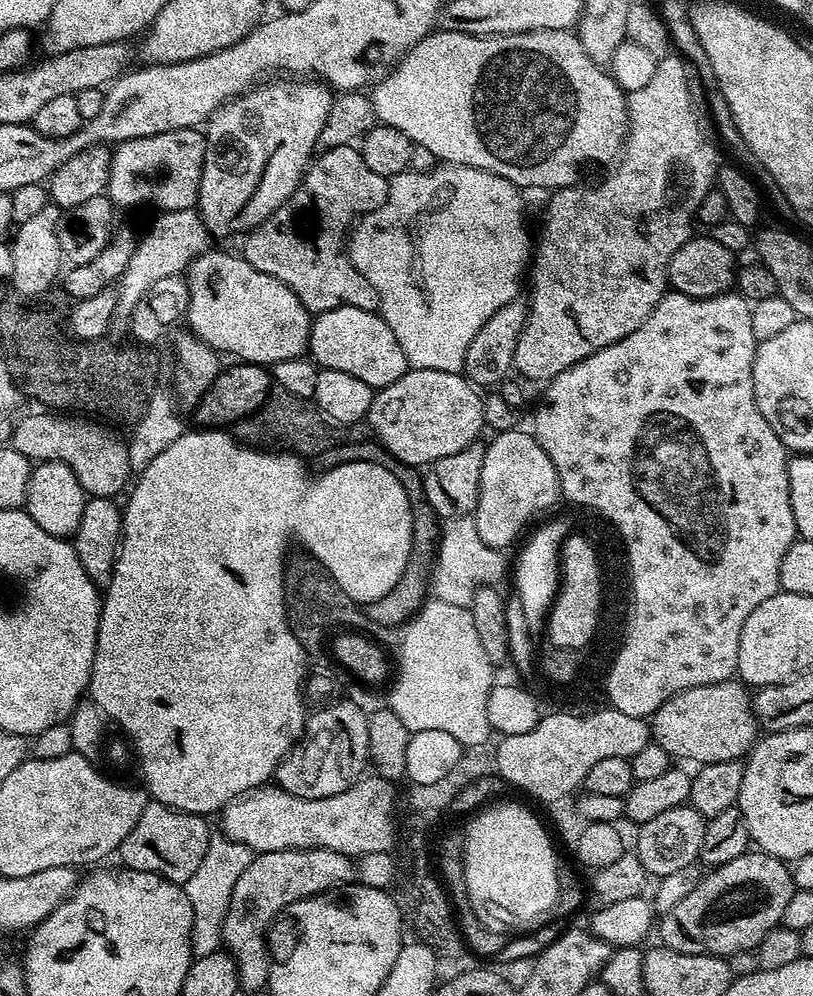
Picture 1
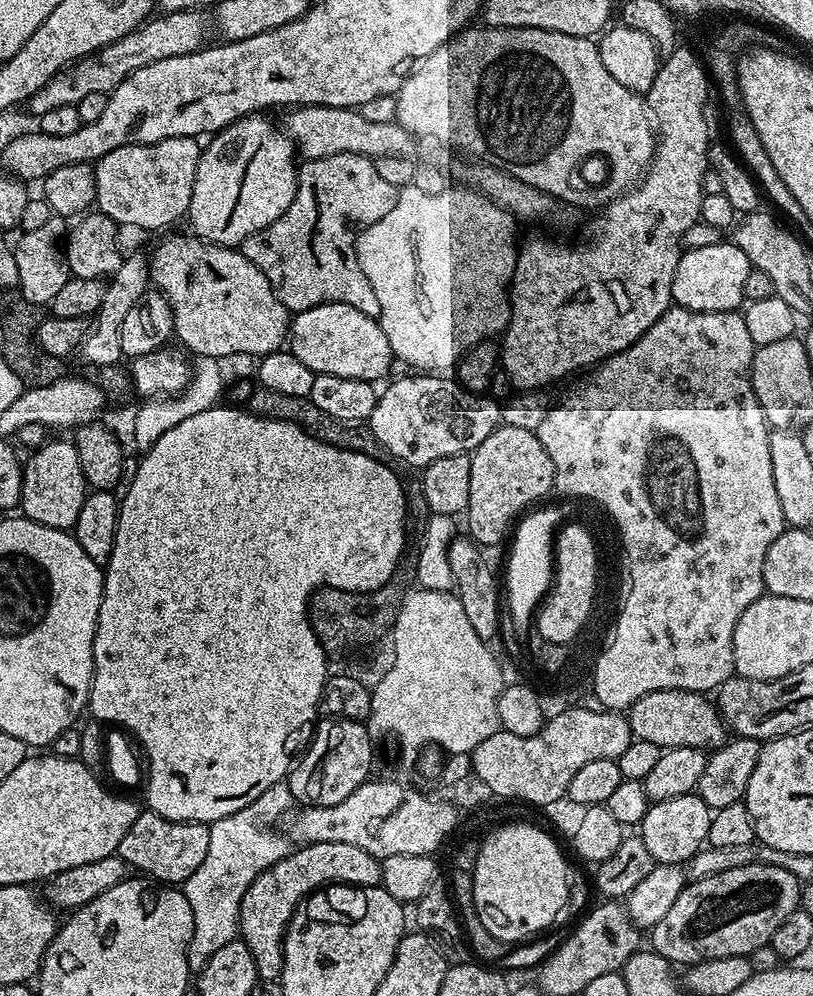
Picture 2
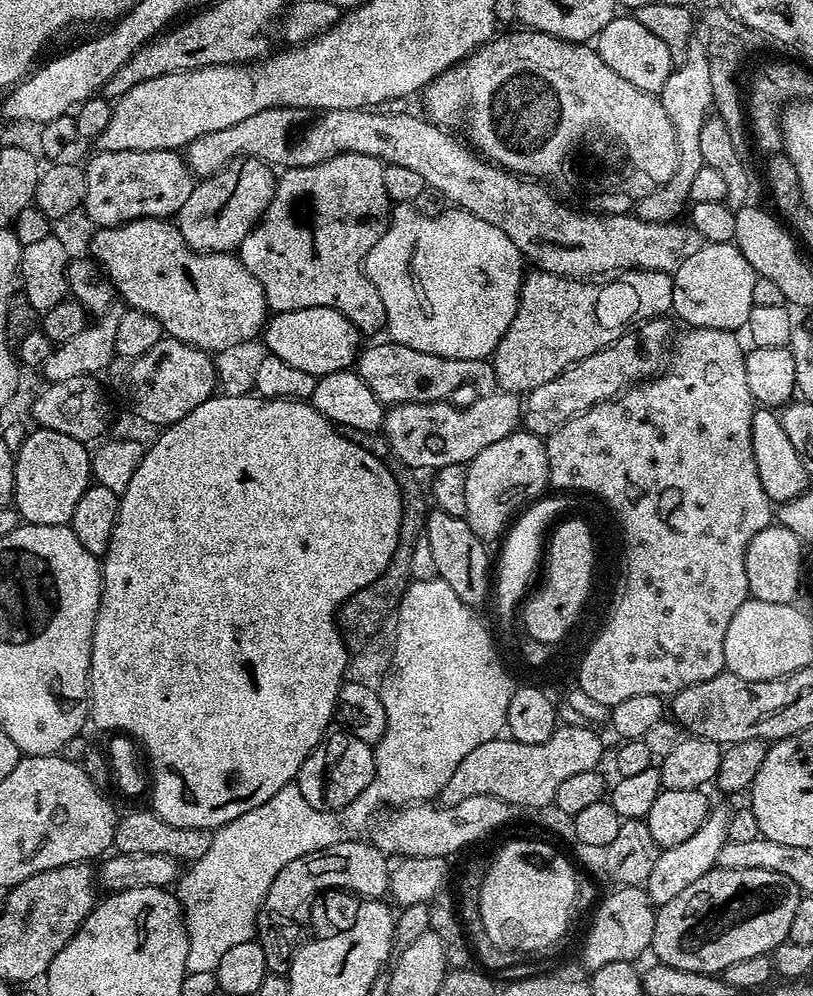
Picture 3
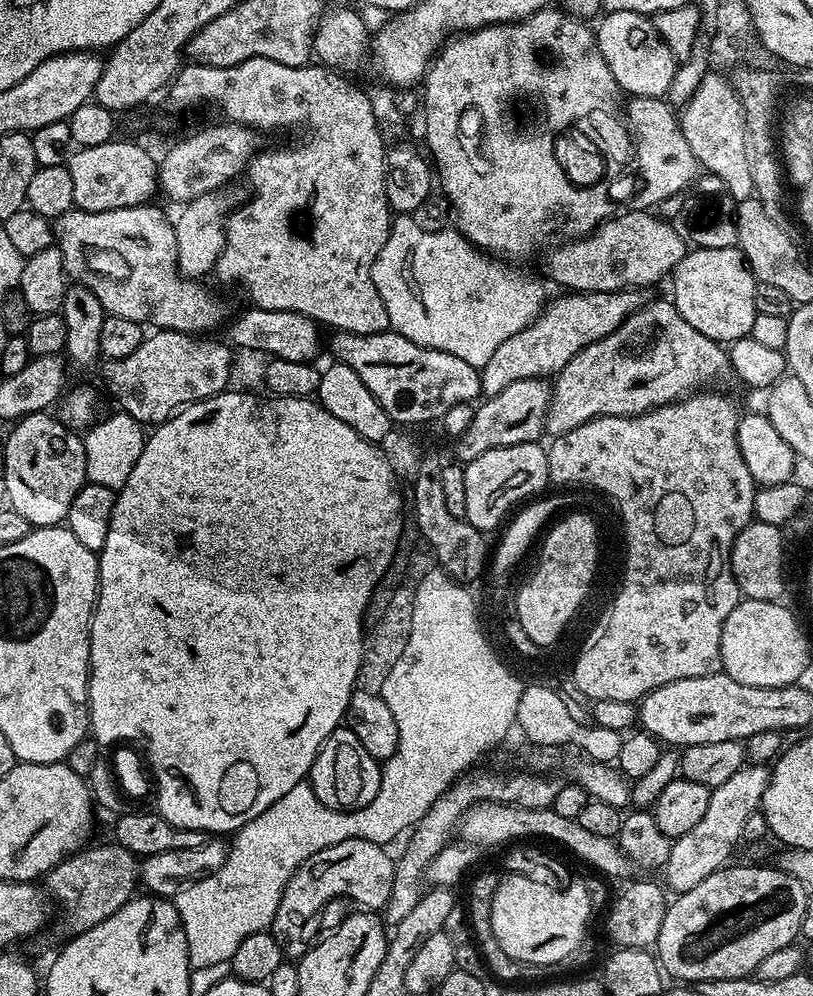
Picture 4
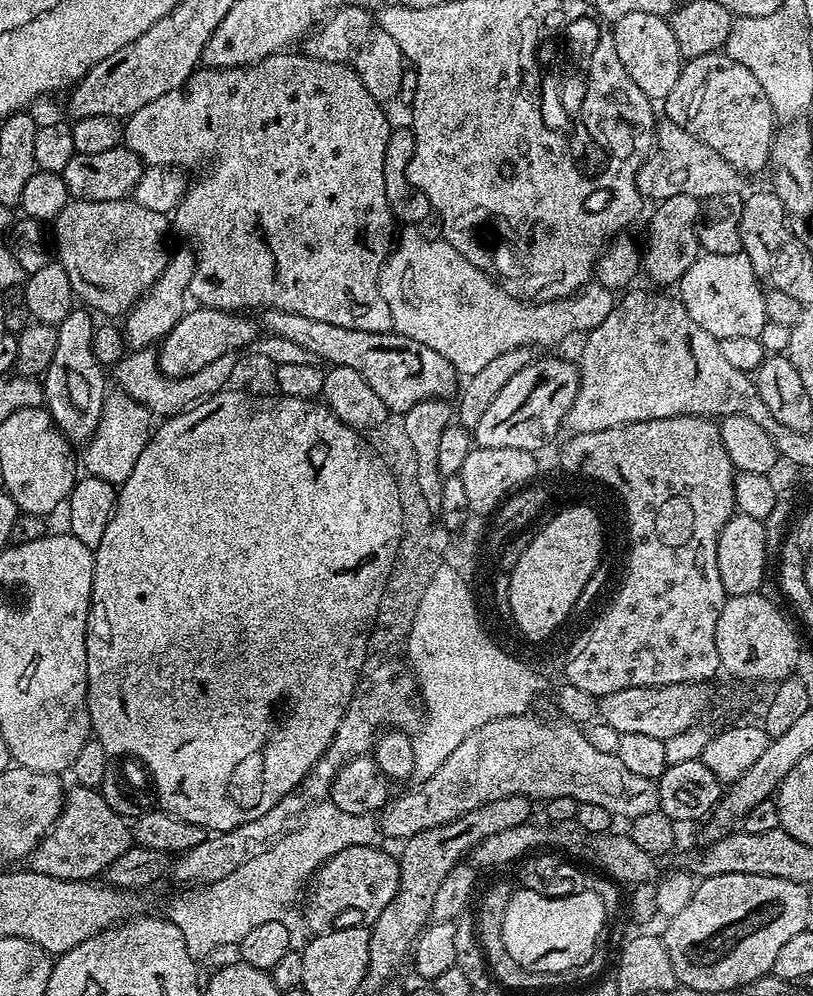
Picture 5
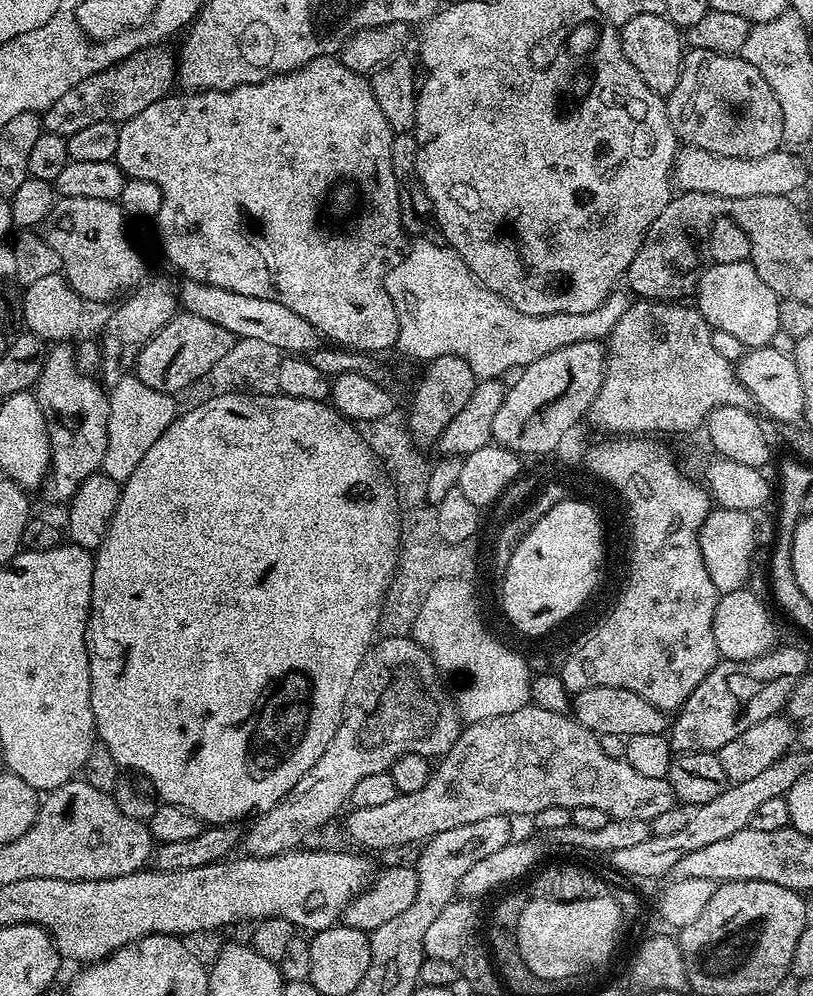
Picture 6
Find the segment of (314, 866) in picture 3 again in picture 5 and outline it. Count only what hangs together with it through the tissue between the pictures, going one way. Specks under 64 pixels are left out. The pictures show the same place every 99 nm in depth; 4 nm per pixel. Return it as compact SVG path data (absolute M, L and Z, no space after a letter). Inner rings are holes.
M363 844L362 846L350 846L346 850L338 850L338 854L334 854L325 864L320 865L314 873L314 879L311 881L310 889L312 888L312 893L308 896L308 920L310 923L316 927L316 930L324 930L329 927L333 922L331 920L336 920L339 918L343 912L361 912L362 915L368 916L367 918L374 918L378 914L382 914L382 910L386 910L386 906L390 906L390 902L394 902L394 896L398 894L398 886L400 885L400 861L395 855L392 856L388 852L383 852L380 846L373 846L370 844Z

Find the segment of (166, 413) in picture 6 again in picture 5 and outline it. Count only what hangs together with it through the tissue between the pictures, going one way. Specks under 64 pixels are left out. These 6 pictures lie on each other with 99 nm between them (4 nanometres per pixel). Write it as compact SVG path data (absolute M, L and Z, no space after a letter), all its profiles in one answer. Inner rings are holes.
M116 390L112 396L105 395L102 406L102 418L94 430L92 437L83 445L82 468L94 478L102 478L102 482L110 482L117 486L124 484L126 478L134 471L142 450L146 450L149 438L154 431L154 416L148 408L130 398L124 391Z

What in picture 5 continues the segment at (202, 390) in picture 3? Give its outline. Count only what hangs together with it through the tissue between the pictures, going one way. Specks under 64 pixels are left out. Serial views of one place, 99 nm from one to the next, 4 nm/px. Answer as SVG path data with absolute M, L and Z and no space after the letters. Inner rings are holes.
M135 349L113 365L112 372L116 386L128 397L146 406L153 415L167 418L192 409L201 400L223 391L231 383L236 357L235 353L229 352L192 375L173 377L161 371L159 355L155 349Z

